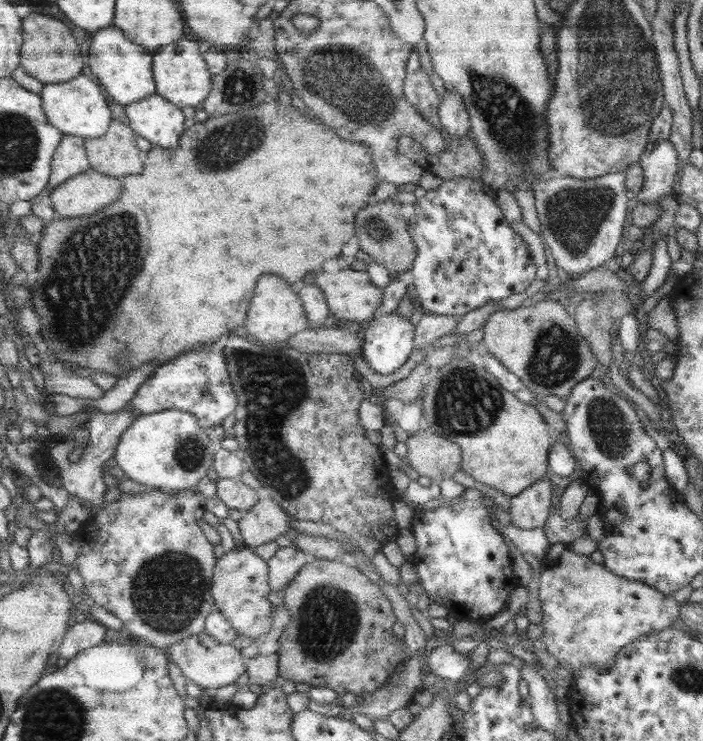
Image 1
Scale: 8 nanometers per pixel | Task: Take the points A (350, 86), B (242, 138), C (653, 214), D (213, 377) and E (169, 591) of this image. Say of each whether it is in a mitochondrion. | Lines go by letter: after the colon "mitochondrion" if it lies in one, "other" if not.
A: mitochondrion
B: mitochondrion
C: other
D: mitochondrion
E: mitochondrion

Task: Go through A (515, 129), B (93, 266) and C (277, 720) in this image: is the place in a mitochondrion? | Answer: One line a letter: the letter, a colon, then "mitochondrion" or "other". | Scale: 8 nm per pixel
A: mitochondrion
B: mitochondrion
C: other

